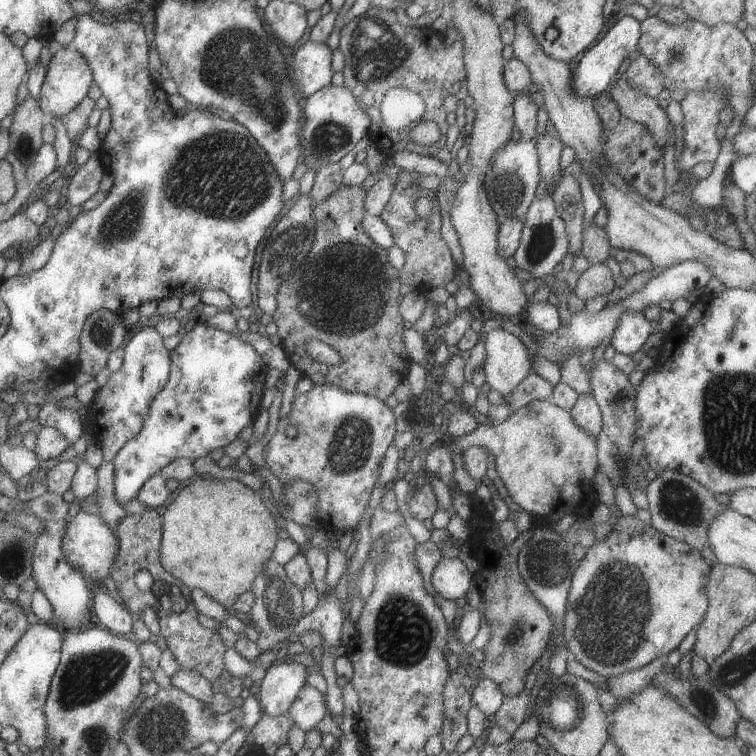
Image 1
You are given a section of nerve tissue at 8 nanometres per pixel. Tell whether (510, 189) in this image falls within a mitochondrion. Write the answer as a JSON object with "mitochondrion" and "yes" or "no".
{"mitochondrion":"yes"}

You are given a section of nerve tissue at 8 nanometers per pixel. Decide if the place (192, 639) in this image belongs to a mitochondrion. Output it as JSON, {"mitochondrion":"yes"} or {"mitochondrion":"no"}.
{"mitochondrion":"no"}

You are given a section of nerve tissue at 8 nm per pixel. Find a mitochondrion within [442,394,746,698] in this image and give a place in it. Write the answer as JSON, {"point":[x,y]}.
{"point":[612,621]}

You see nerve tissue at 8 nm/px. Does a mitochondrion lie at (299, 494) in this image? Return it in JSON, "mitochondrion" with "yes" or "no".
{"mitochondrion":"yes"}

